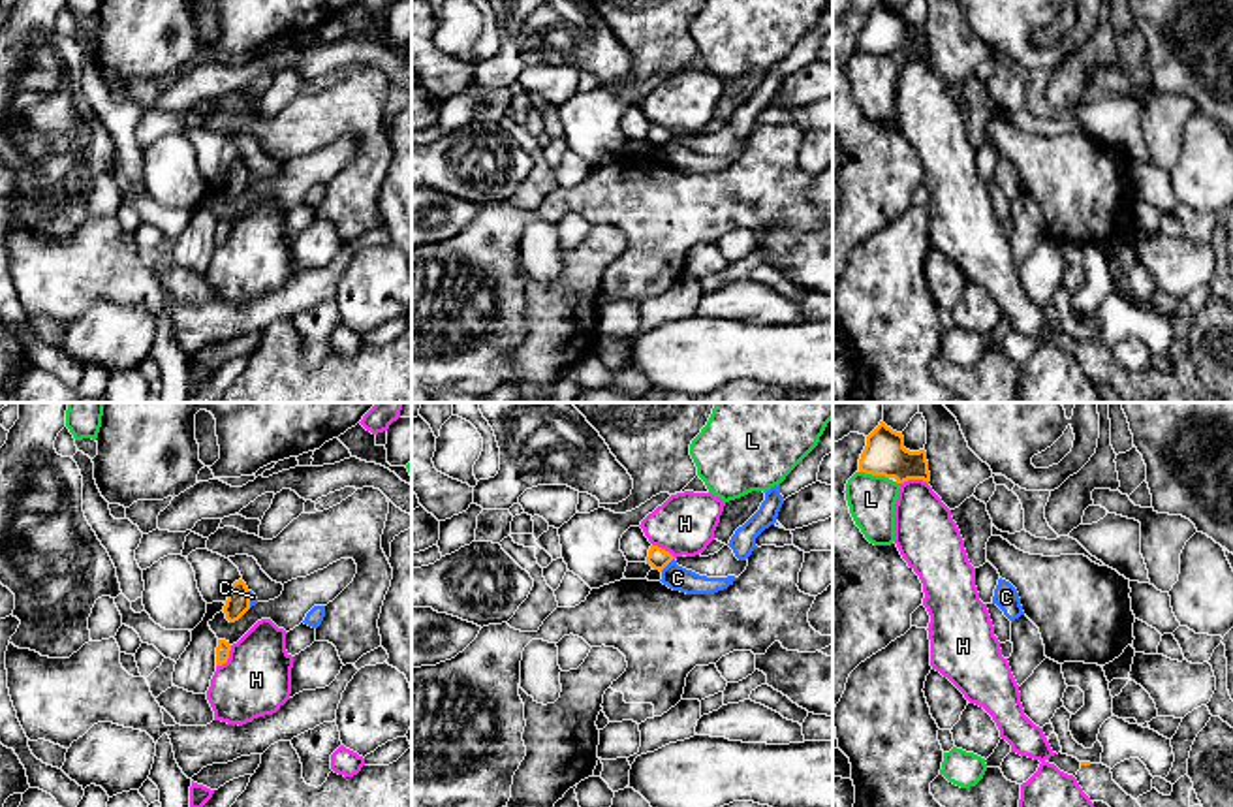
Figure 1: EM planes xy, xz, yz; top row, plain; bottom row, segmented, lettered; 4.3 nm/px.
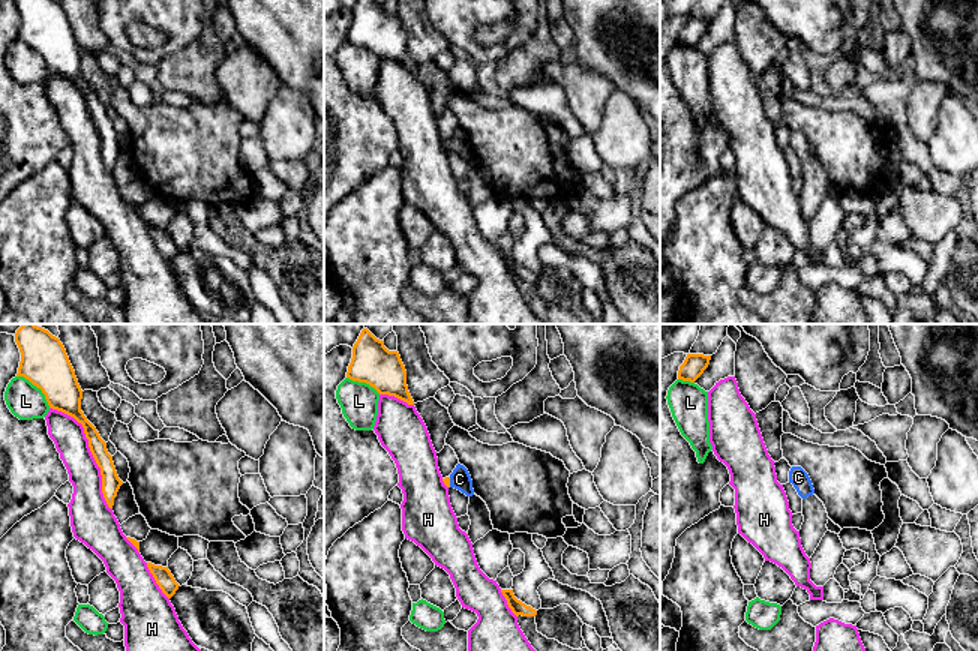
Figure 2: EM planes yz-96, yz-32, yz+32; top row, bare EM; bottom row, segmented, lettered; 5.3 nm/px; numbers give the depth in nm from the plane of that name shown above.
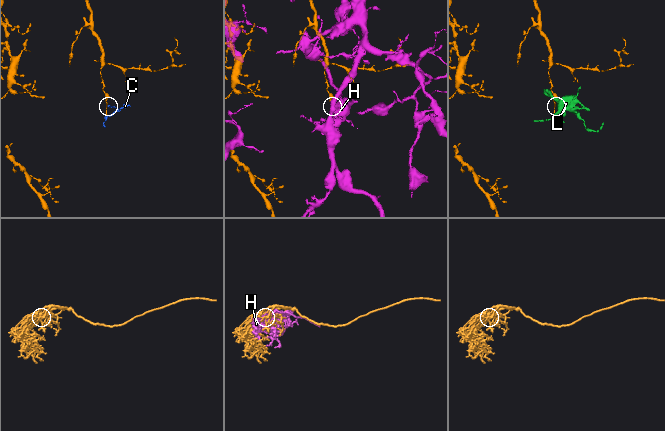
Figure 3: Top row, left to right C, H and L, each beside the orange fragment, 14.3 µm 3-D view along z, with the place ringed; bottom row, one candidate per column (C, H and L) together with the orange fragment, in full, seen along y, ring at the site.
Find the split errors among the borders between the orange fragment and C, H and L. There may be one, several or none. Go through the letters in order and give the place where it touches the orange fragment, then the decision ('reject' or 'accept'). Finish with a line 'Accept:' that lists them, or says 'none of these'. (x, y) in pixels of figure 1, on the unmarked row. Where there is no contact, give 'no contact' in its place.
C: meets orange in xz at (666, 143); reject
H: meets orange in yz at (914, 57); reject
L: meets orange in yz at (874, 53); reject
Accept: none of these

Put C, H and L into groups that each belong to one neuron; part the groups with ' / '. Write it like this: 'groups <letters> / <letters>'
groups C / H / L

